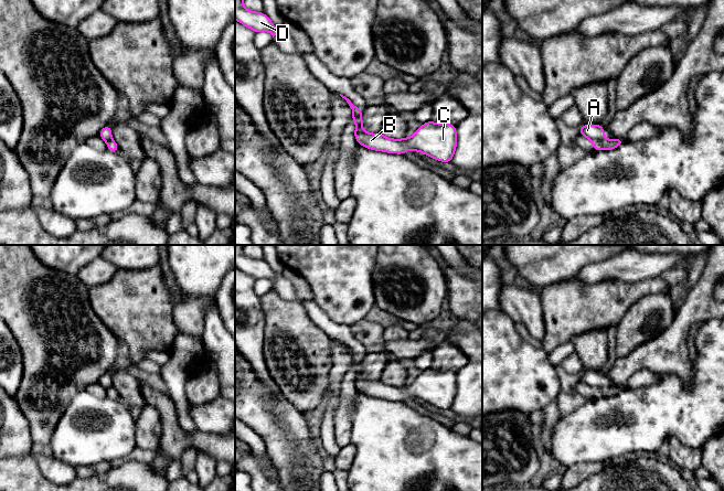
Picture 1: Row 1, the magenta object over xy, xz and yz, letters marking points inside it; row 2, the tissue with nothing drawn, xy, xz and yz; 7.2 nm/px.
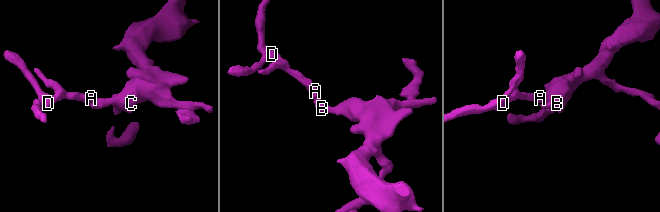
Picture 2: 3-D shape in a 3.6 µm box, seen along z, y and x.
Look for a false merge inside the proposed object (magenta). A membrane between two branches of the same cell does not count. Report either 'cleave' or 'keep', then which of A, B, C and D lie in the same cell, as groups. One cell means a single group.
cleave; groups A D / B C

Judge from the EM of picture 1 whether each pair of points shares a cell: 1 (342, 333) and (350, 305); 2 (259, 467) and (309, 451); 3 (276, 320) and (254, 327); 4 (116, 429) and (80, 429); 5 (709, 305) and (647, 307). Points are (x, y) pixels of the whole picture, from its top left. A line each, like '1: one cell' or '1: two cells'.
1: two cells
2: two cells
3: two cells
4: one cell
5: two cells

